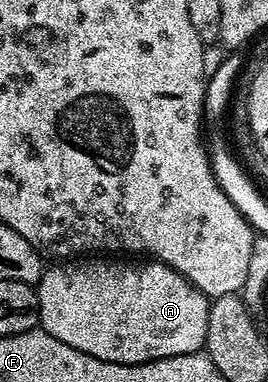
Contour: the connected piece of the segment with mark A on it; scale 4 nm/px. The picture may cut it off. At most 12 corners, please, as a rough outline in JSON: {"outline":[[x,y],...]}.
{"outline":[[65,259],[40,328],[95,359],[200,353],[210,298],[156,259]]}

